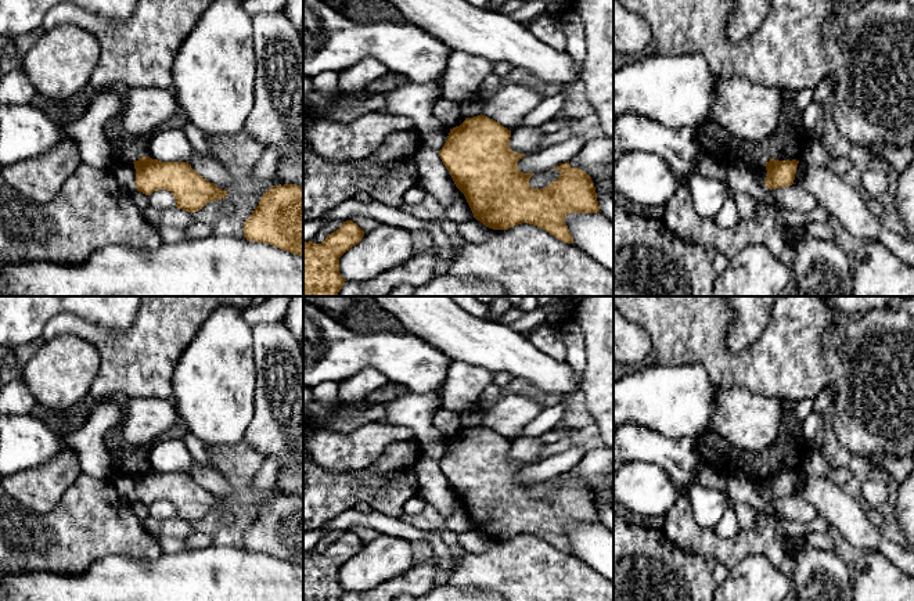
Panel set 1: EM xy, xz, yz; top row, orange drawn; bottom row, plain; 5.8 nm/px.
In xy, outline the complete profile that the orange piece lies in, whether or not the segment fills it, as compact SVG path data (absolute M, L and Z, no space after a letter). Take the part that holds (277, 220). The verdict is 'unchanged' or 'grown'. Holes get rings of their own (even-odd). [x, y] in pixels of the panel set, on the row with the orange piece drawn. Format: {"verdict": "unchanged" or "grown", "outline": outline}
{"verdict": "unchanged", "outline": "M303 187L269 188L244 223L244 237L303 256Z"}

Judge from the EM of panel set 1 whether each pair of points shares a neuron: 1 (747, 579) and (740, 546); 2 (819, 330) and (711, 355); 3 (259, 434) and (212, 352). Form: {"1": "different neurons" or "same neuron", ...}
{"1": "different neurons", "2": "same neuron", "3": "different neurons"}

